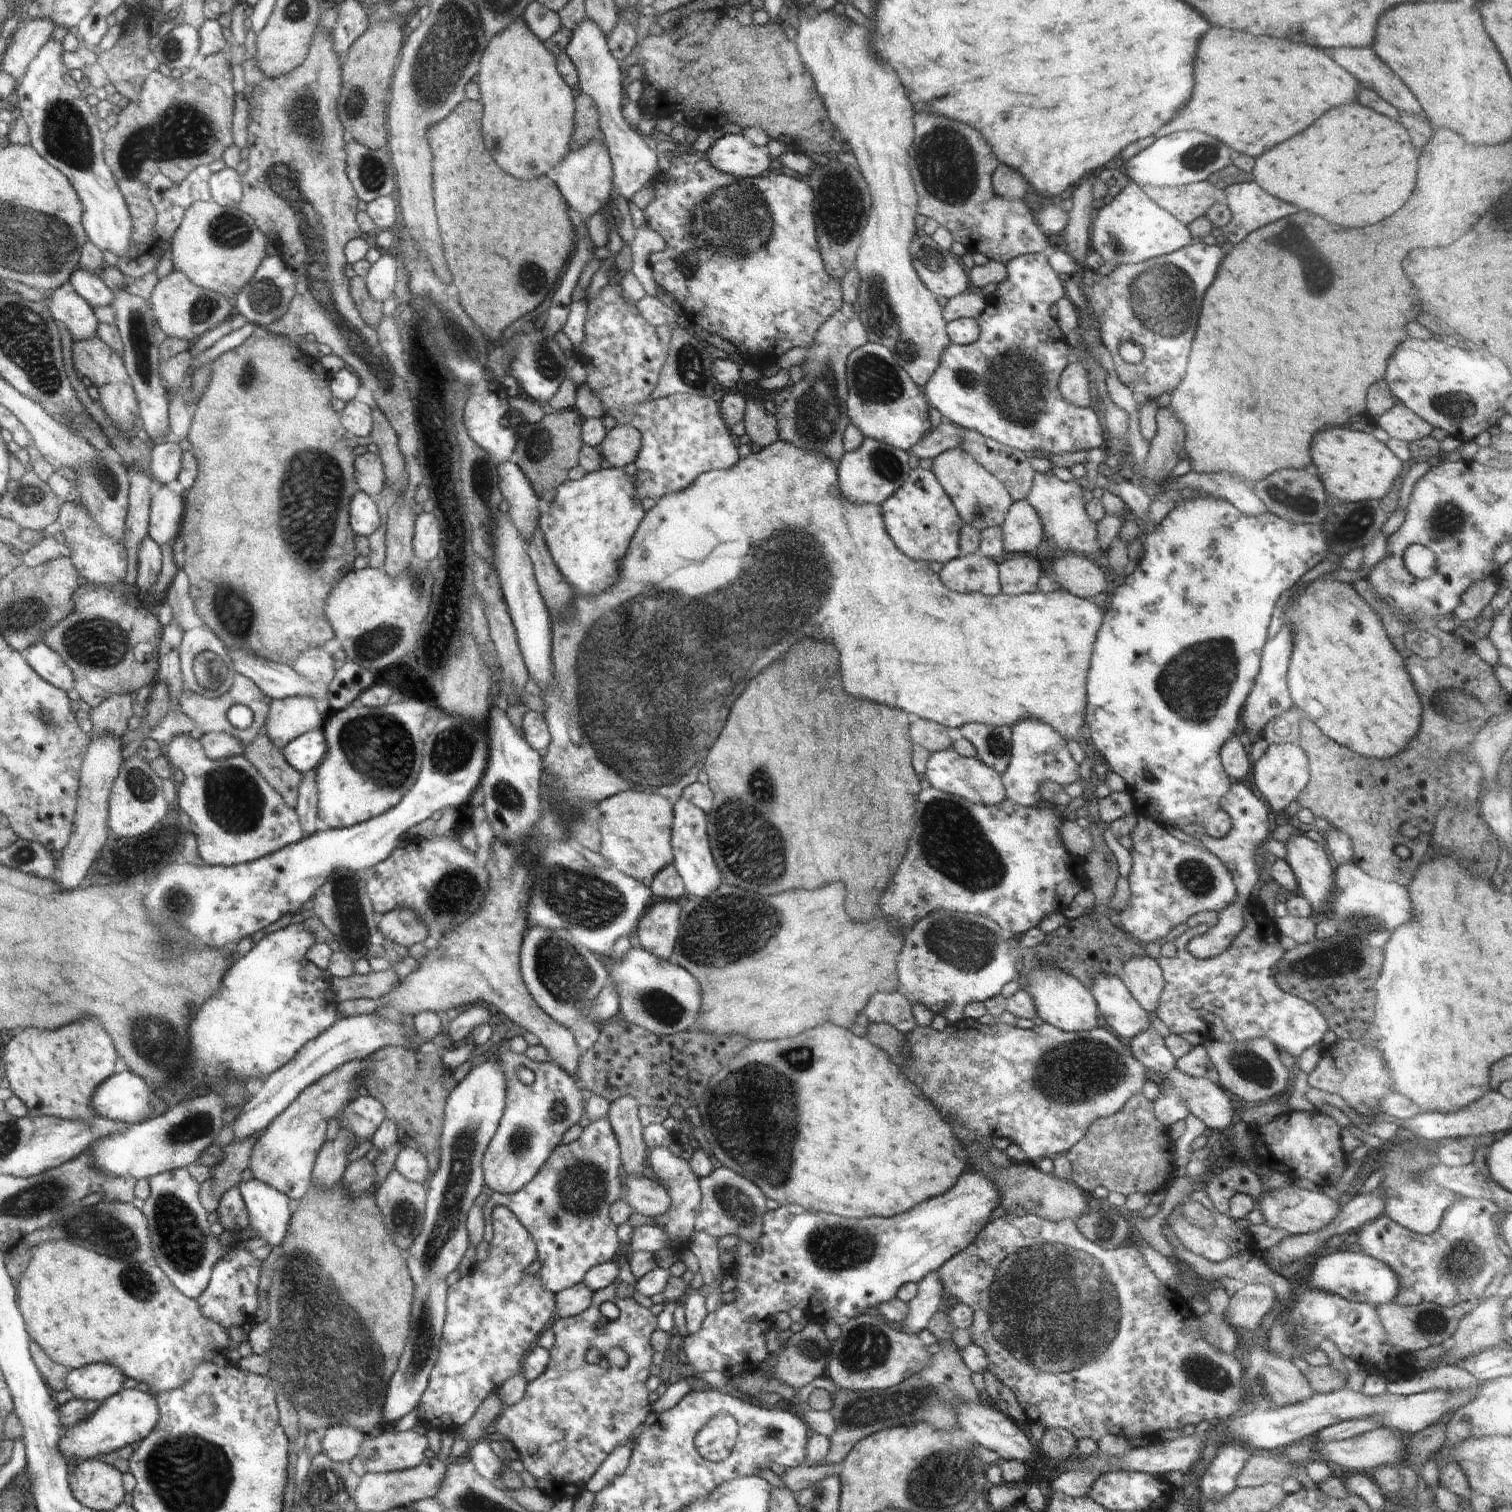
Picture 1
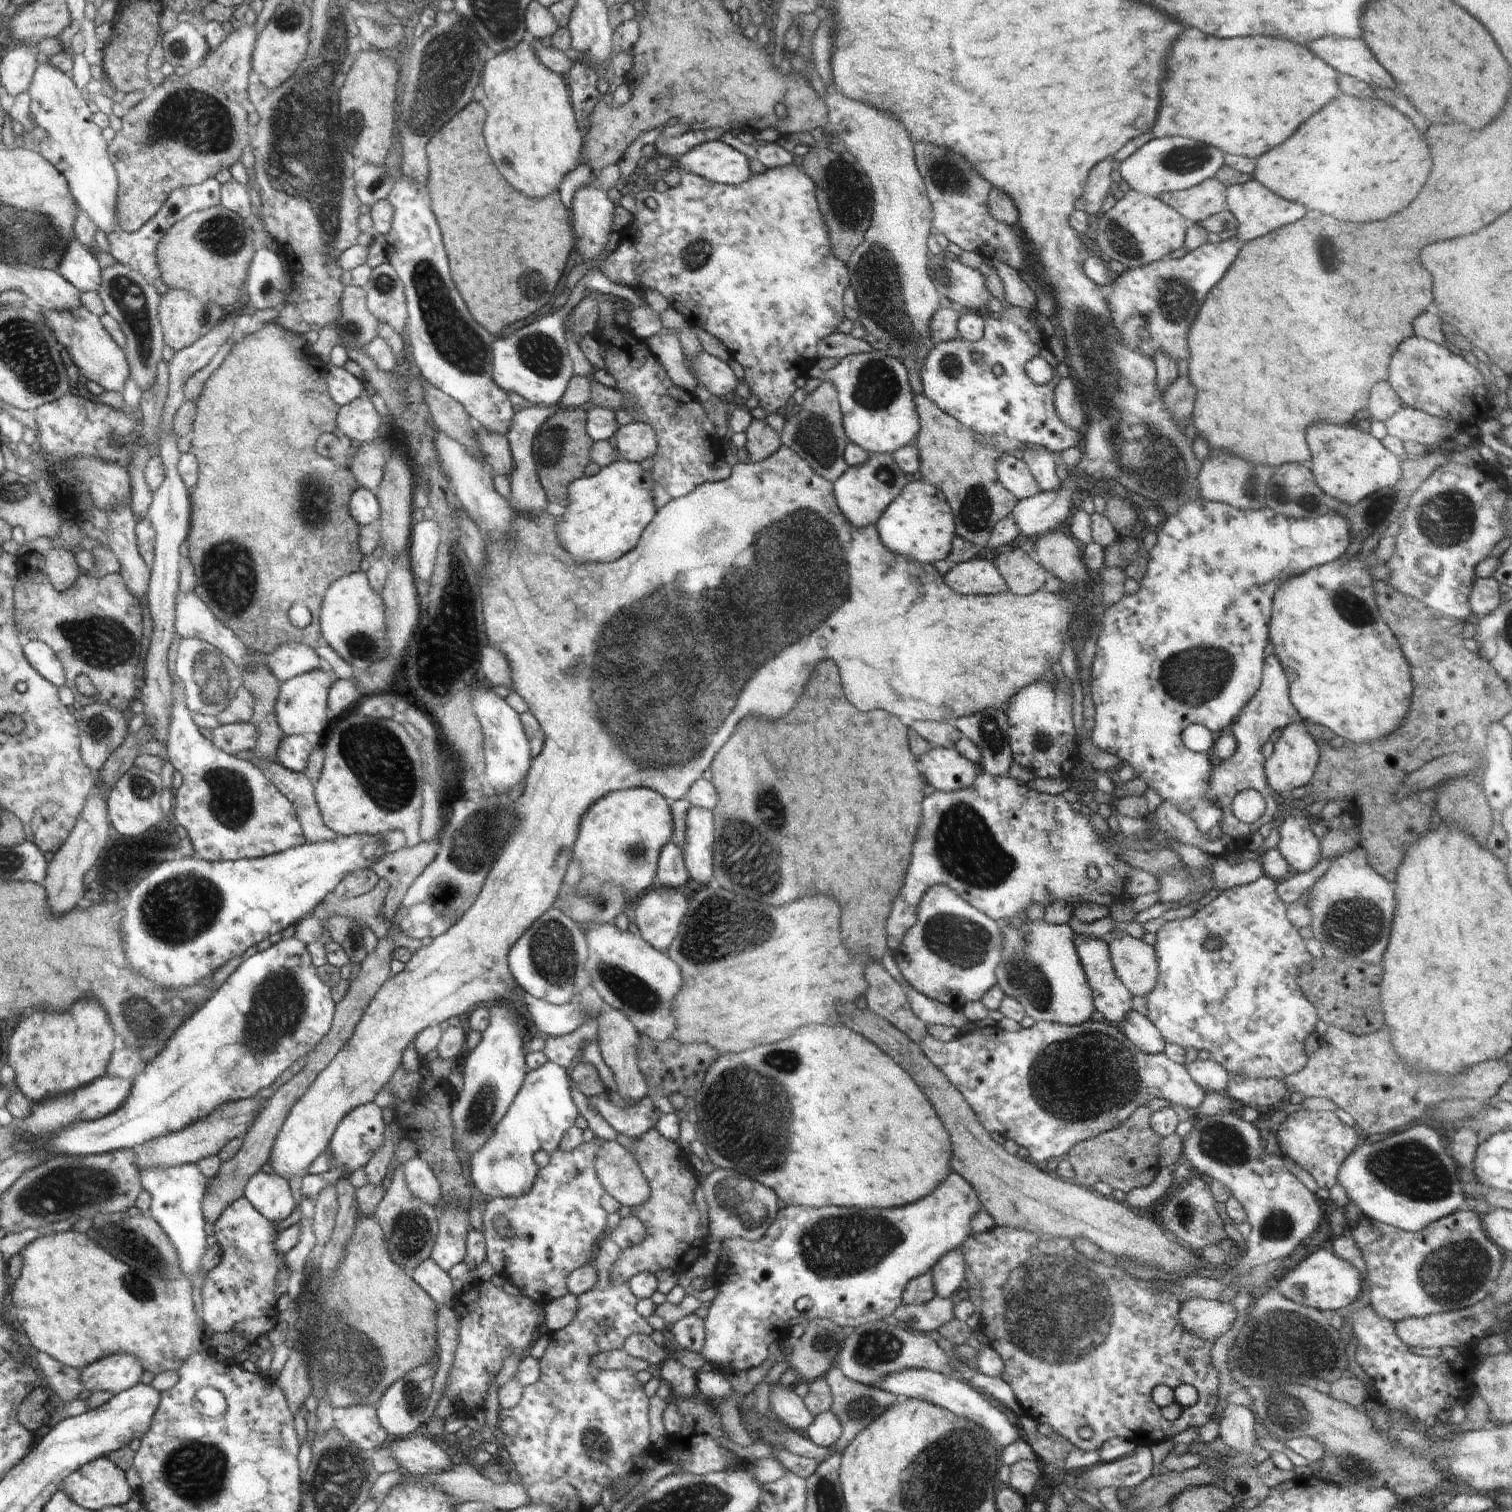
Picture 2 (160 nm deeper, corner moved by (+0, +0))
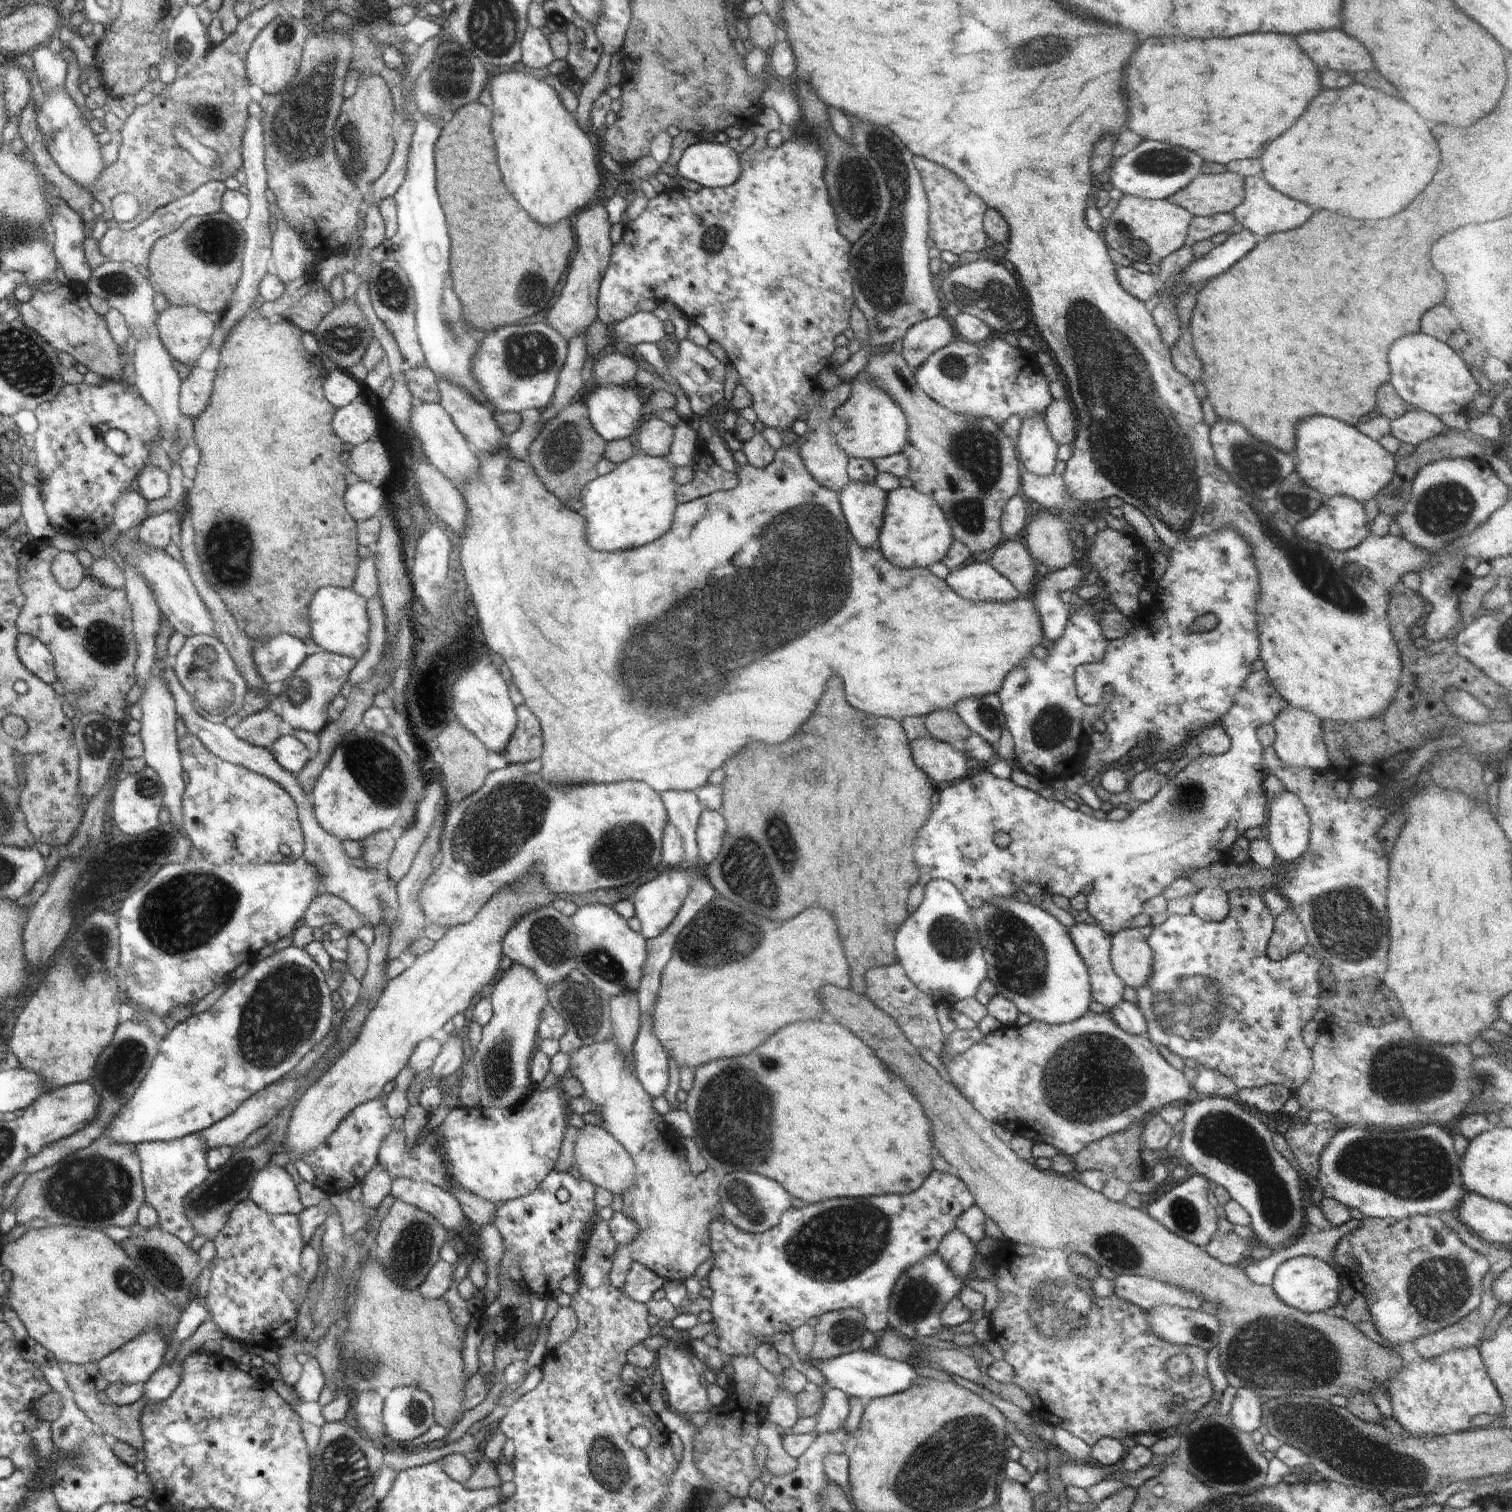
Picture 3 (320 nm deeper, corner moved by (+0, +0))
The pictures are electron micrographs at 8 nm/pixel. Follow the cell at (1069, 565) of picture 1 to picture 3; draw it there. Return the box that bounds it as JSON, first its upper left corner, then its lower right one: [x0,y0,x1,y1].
[1025,510,1074,572]

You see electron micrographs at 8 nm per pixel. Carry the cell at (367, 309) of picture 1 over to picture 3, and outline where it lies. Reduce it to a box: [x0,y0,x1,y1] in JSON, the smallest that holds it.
[313,297,374,371]

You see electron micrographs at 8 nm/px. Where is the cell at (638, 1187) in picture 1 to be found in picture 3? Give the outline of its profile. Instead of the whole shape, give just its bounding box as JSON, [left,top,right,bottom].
[574,1124,636,1197]

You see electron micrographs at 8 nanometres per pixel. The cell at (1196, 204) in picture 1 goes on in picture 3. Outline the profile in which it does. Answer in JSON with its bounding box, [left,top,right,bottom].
[1168,171,1244,216]

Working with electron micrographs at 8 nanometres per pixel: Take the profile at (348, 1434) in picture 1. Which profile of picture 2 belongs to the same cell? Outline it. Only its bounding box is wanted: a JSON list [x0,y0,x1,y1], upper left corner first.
[335,1404,391,1452]

